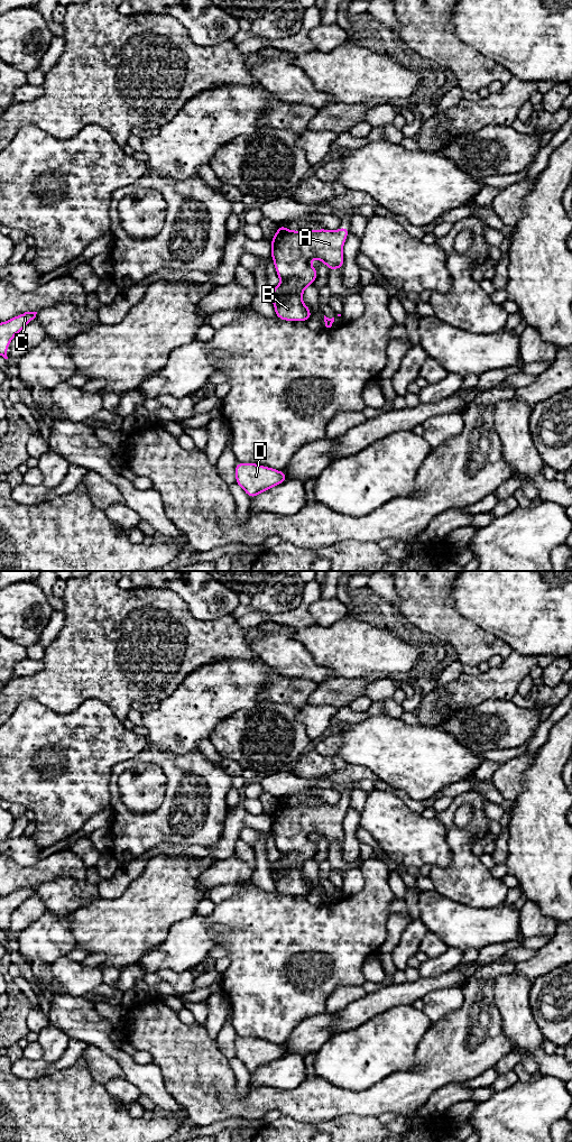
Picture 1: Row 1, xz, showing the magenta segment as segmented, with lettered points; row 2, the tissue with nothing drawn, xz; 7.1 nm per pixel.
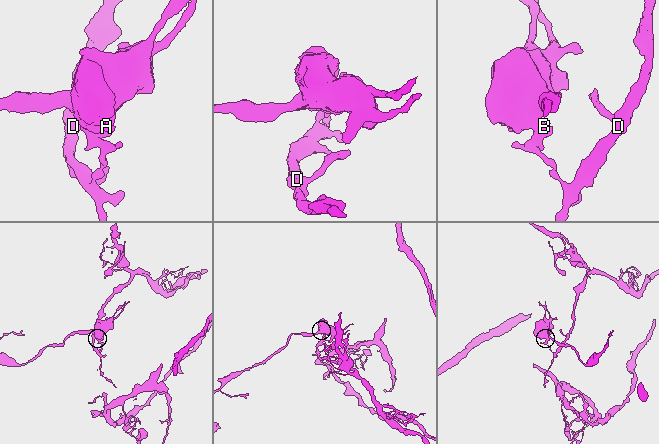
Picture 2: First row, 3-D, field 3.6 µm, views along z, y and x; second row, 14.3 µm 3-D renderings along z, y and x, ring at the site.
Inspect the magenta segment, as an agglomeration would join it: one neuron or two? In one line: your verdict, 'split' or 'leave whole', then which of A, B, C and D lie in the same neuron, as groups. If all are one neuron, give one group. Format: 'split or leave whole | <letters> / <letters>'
split | A C / B D

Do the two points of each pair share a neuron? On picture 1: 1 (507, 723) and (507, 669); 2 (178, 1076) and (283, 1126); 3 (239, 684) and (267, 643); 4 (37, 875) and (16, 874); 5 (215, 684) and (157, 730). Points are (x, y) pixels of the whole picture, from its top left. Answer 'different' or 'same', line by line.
1: different
2: different
3: different
4: same
5: same

